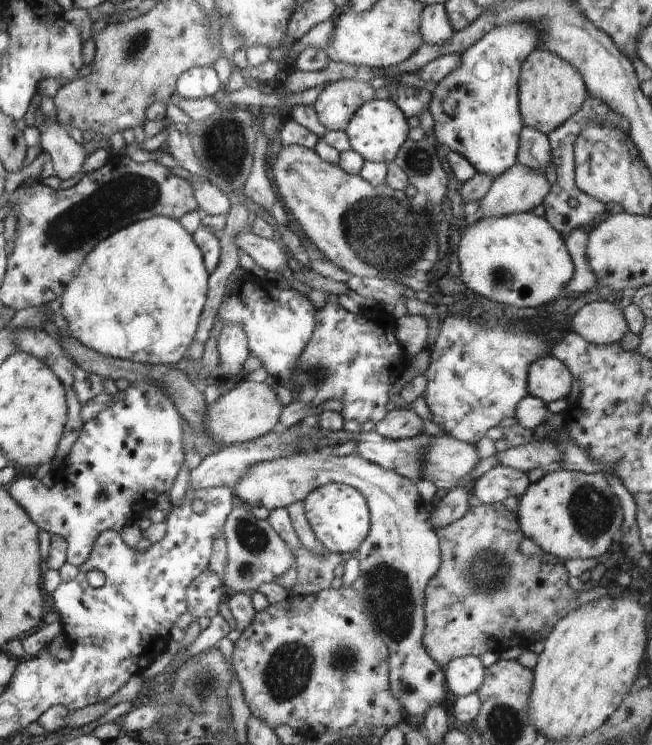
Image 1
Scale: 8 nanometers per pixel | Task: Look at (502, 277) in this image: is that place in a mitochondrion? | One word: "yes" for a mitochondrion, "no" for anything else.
yes

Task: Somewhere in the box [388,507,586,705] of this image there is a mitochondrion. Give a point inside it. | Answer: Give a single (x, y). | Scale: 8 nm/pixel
(490, 571)

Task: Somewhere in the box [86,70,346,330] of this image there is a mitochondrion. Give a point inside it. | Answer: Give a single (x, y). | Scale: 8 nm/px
(224, 142)

